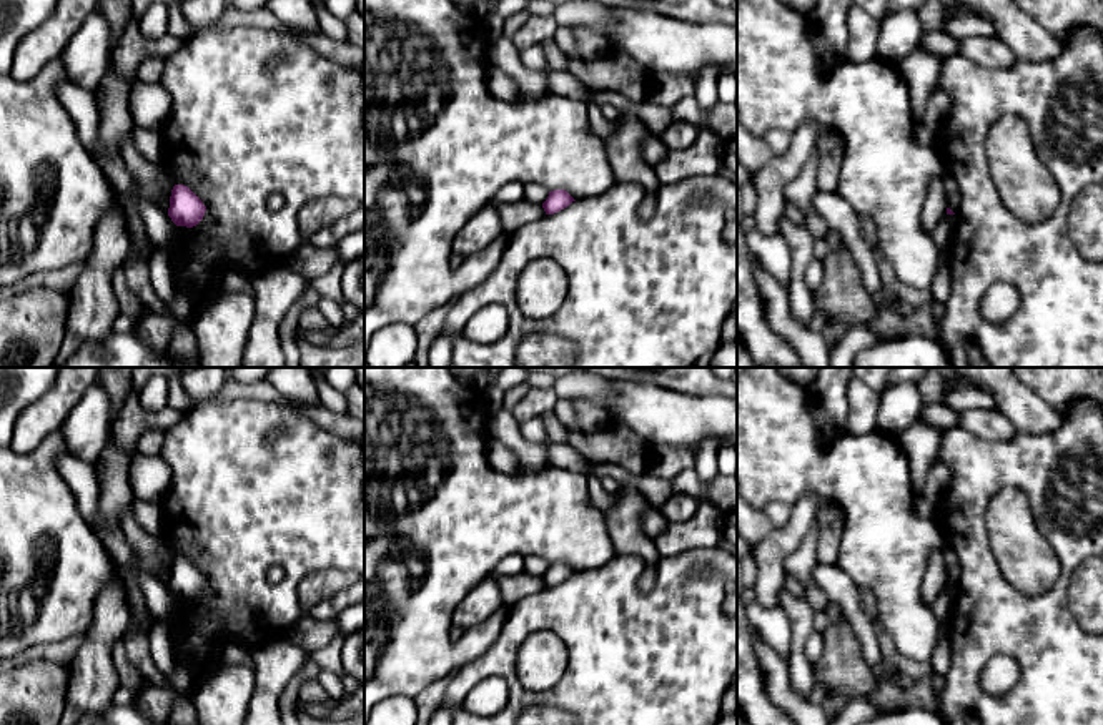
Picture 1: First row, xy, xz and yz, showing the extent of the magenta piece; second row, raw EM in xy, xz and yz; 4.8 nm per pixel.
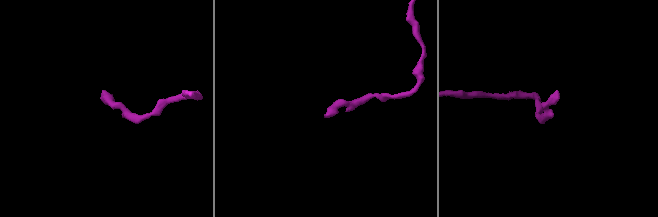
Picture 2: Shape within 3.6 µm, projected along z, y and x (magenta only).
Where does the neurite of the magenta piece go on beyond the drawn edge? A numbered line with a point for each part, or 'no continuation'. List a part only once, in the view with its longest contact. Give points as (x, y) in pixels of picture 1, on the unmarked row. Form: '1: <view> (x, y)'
no continuation

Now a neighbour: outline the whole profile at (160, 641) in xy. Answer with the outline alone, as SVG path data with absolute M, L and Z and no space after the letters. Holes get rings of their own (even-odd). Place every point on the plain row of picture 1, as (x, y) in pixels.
M160 619L151 622L148 630L150 655L156 663L158 670L163 673L171 673L175 670L175 652L170 635L170 624Z

